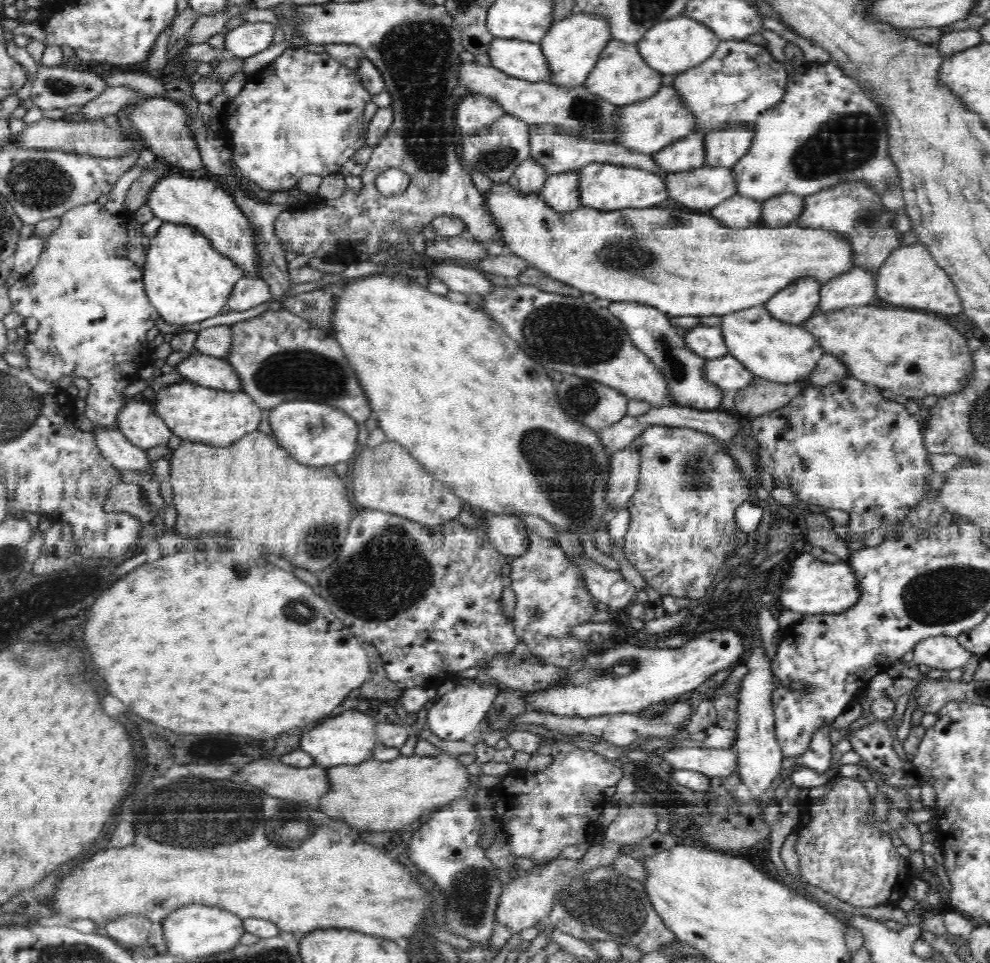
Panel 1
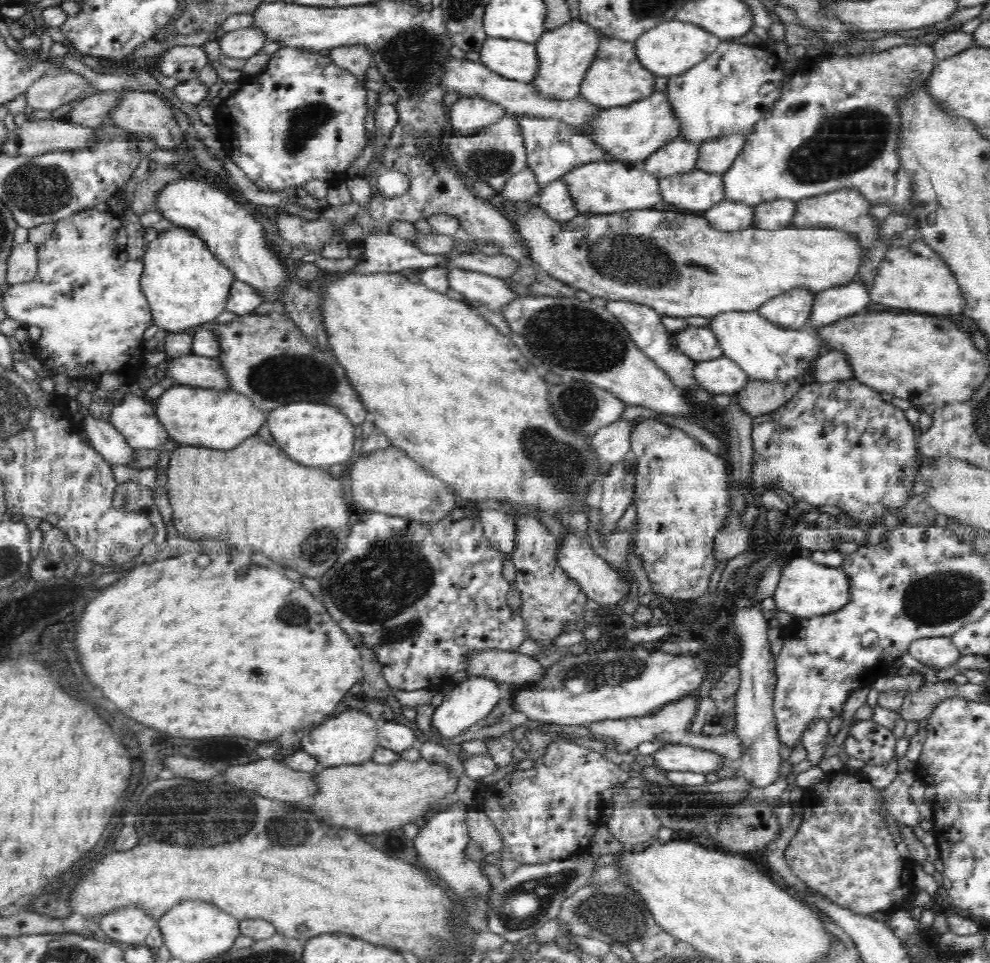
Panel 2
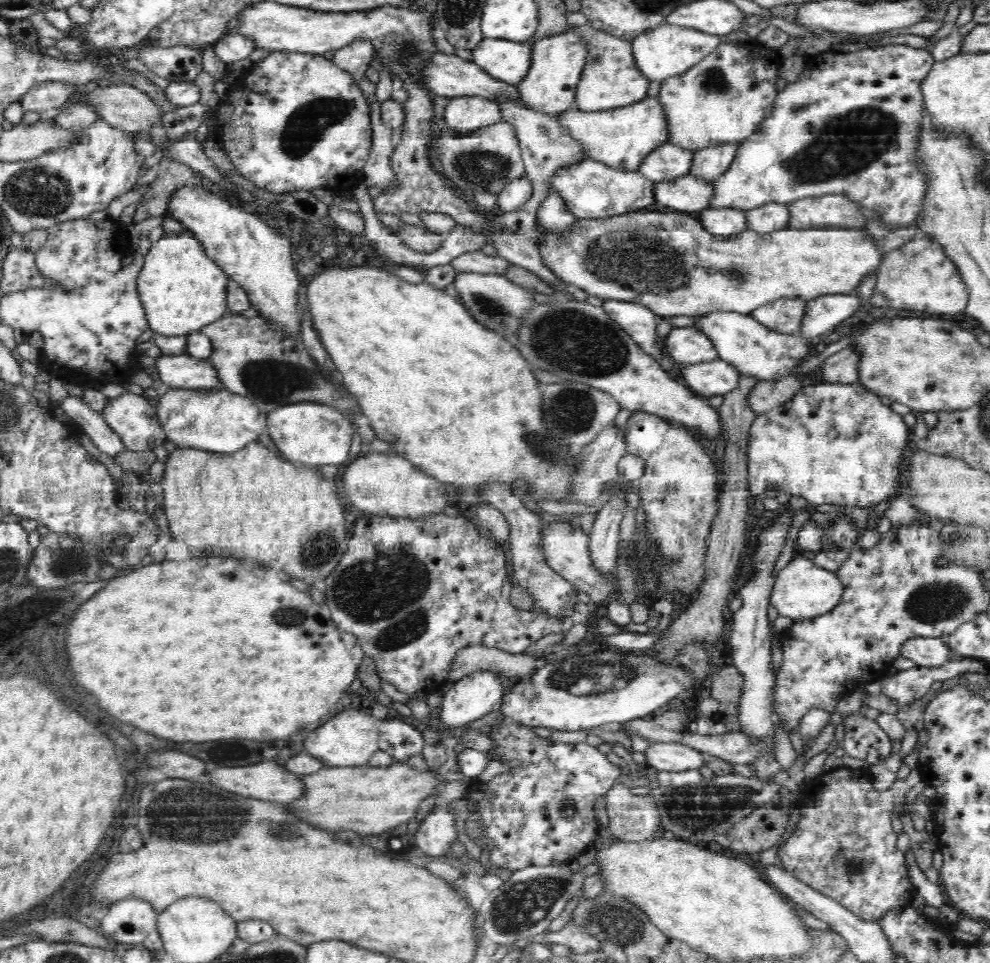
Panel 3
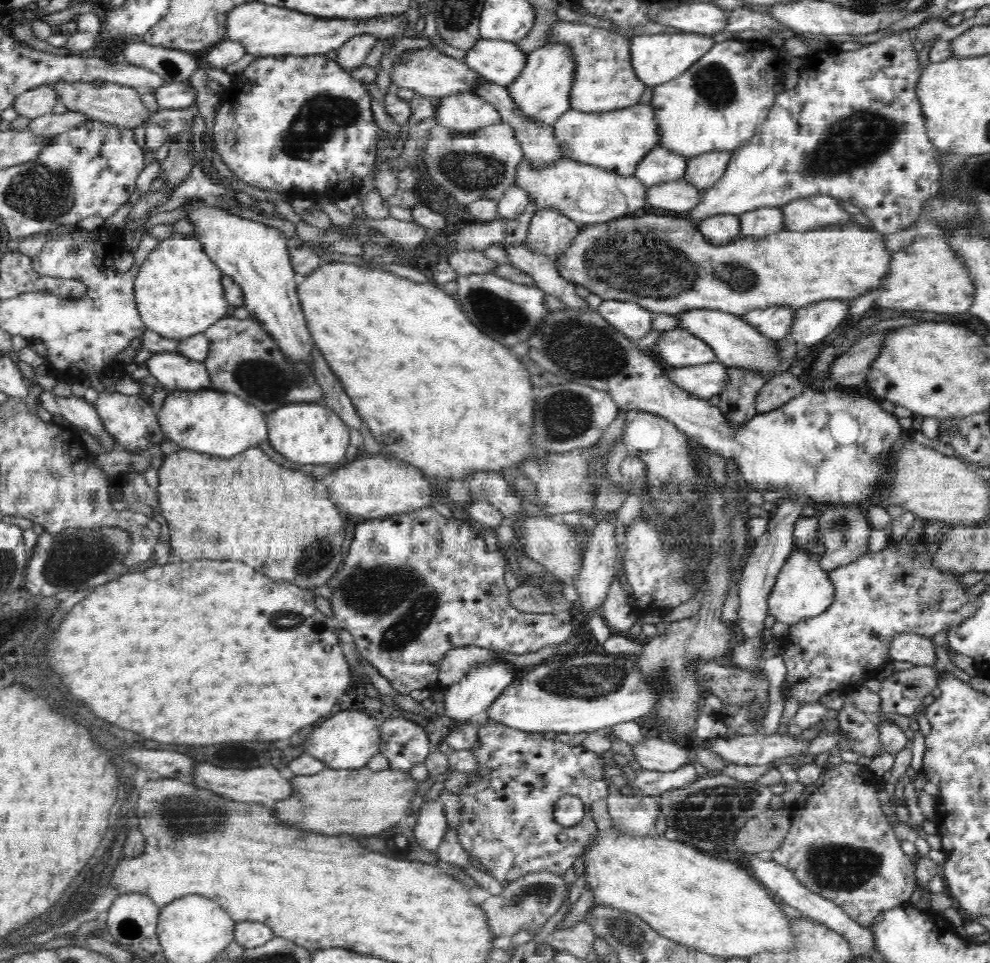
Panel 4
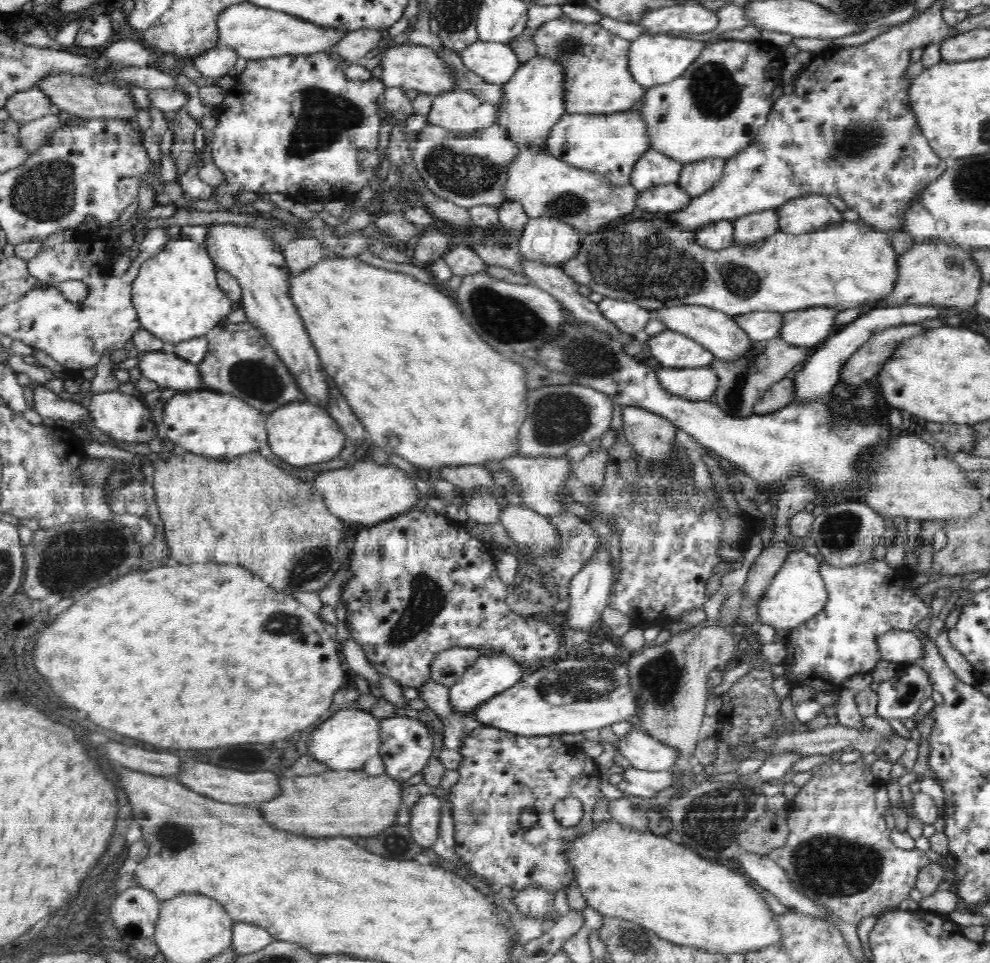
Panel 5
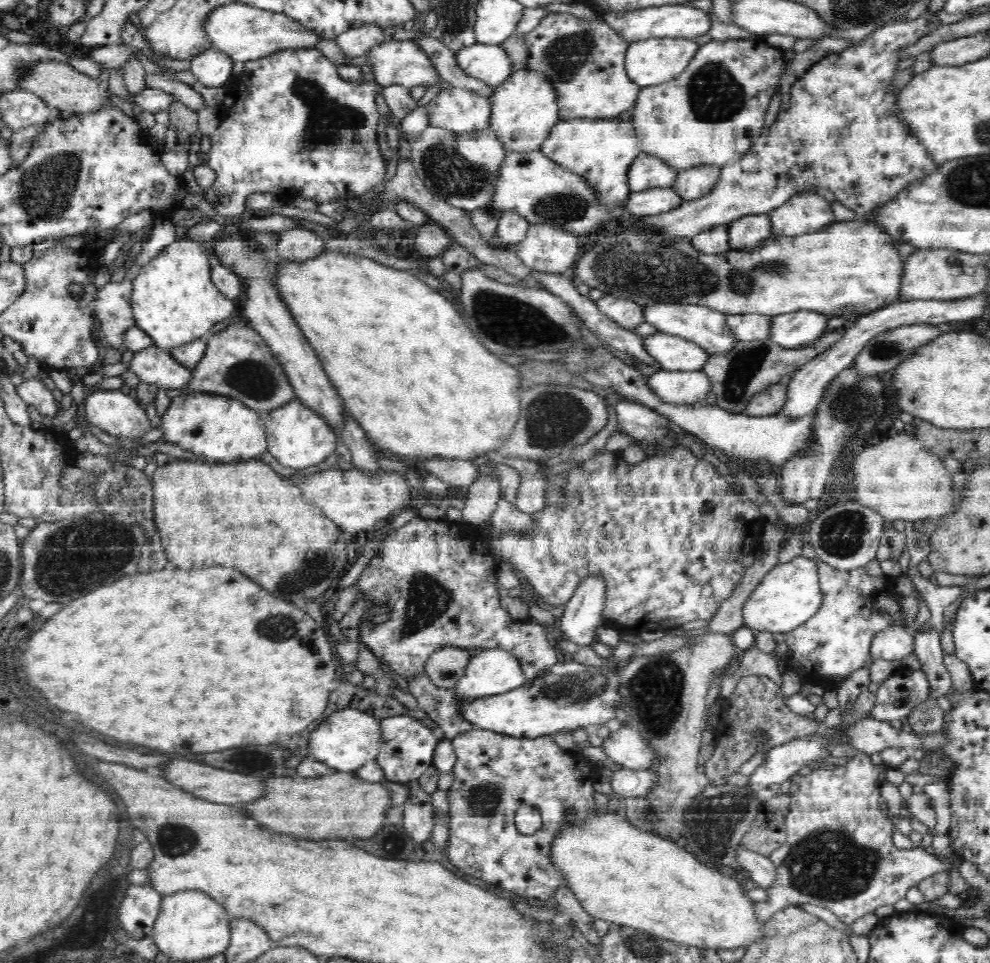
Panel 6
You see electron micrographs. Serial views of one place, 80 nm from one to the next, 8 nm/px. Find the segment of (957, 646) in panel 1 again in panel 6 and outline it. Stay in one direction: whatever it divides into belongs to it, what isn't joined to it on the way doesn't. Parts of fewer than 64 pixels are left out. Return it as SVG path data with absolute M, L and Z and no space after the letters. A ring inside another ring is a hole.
M891 626L876 634L870 645L873 660L902 660L914 652L912 632L901 626Z

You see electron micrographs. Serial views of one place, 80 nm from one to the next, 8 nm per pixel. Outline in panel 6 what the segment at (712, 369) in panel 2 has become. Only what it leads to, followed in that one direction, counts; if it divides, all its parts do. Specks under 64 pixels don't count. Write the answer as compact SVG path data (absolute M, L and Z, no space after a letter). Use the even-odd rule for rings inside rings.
M653 370L649 386L662 402L690 403L706 400L712 382L702 370Z

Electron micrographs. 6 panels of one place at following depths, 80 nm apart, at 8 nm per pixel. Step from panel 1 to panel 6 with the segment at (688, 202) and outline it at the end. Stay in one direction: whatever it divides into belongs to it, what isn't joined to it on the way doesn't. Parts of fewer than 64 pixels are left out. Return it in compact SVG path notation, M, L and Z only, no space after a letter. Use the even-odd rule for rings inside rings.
M673 187L652 188L642 192L631 192L624 211L626 215L648 217L677 209L682 201L681 195Z

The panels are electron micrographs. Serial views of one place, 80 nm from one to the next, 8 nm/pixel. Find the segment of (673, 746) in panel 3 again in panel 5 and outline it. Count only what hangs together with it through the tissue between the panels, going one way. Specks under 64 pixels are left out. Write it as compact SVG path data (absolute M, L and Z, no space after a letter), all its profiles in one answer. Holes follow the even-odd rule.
M638 729L618 737L615 751L624 756L632 768L649 771L668 770L678 762L680 756L674 747L666 746L664 742L658 742L658 739Z

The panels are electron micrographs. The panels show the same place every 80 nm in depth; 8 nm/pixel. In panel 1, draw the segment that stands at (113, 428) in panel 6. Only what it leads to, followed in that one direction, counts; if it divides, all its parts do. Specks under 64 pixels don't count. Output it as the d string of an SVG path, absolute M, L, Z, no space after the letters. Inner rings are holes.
M134 401L126 405L120 417L120 432L127 440L142 449L167 445L172 438L172 430L164 419L155 414L151 401Z

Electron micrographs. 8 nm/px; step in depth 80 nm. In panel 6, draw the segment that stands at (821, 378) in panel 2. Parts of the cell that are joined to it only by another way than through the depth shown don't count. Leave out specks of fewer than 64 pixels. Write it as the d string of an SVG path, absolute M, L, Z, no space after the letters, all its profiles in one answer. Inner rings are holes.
M910 324L885 330L868 341L854 359L853 369L860 375L882 375L894 370L898 362L914 354L926 342L938 338L936 325Z

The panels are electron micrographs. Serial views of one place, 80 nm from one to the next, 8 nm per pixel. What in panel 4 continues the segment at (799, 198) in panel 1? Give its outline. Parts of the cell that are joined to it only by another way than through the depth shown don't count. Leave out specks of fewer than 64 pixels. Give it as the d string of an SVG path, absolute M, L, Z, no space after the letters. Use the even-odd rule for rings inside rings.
M764 206L740 215L739 237L768 236L784 228L785 216L781 207Z

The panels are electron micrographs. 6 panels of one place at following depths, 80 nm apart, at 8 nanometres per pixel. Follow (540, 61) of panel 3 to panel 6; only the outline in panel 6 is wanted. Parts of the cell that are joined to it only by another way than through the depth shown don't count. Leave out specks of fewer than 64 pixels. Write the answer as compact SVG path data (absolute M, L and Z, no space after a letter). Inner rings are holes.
M527 68L513 72L510 78L494 90L490 101L491 115L488 127L504 142L508 151L539 150L552 127L560 121L553 80L550 80L548 75L538 75Z

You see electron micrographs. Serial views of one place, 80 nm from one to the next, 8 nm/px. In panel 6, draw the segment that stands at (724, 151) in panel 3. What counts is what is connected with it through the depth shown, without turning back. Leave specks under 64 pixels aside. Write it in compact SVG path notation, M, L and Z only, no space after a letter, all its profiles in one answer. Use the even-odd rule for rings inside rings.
M713 164L679 171L673 182L673 189L681 195L684 202L698 200L706 196L718 182L721 169Z

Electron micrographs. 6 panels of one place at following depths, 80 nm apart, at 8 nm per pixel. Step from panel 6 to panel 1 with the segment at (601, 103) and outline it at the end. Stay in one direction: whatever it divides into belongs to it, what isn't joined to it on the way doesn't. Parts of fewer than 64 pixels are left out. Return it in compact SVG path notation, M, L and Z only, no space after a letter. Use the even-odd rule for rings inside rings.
M614 39L602 51L600 60L583 84L587 85L594 94L599 94L602 98L625 107L653 97L662 89L662 78L664 74L645 61L637 45L628 45Z

